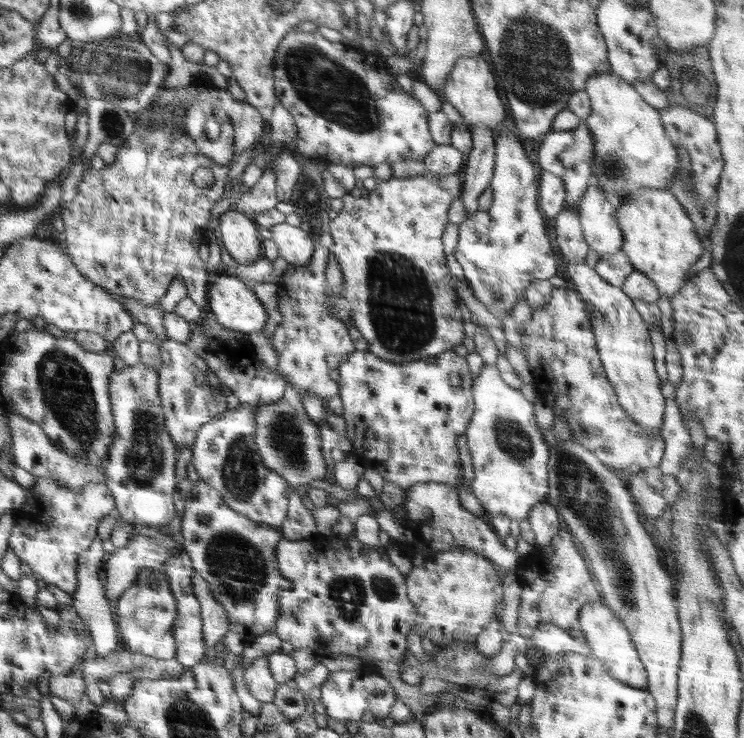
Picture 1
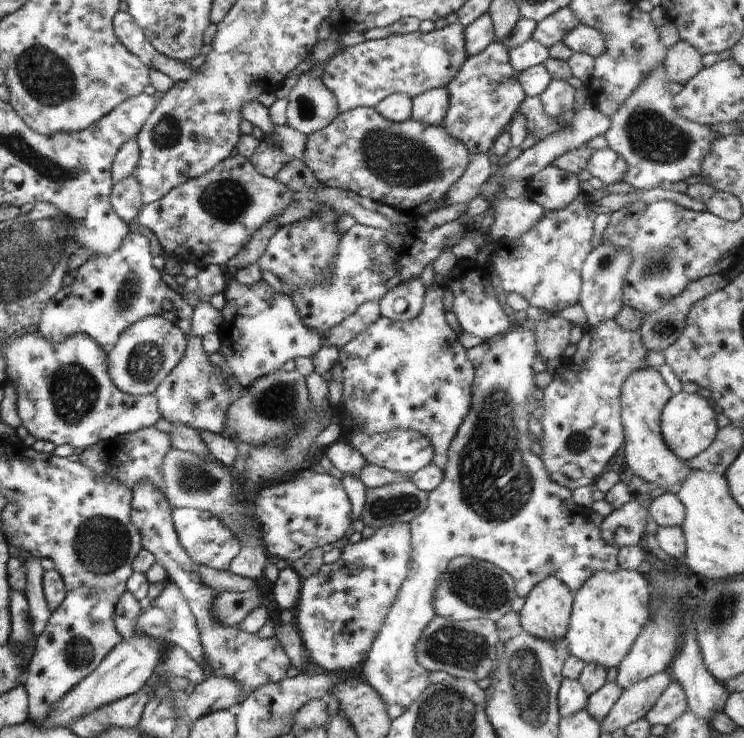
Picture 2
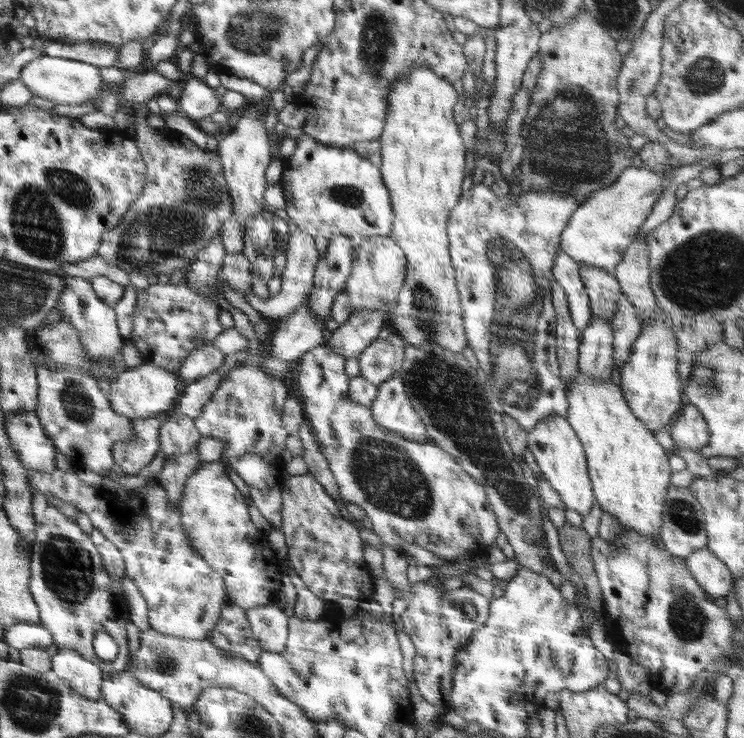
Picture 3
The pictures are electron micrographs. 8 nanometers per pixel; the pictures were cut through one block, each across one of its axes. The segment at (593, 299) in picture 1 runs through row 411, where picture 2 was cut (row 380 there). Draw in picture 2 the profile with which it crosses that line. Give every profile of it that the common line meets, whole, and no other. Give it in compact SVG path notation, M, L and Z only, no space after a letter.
M652 367L636 370L624 380L620 395L621 420L625 432L621 453L626 459L628 474L642 478L652 488L662 487L666 492L676 493L694 469L688 466L688 461L678 458L662 438L661 412L672 395L660 373Z

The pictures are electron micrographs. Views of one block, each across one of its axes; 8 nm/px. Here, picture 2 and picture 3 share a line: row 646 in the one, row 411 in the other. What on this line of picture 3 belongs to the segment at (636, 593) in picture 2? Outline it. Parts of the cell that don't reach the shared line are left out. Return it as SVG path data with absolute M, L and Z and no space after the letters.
M579 372L571 386L566 388L566 398L569 407L565 419L575 430L587 455L588 474L595 502L603 512L615 516L623 529L635 530L638 534L647 536L655 542L660 541L663 545L660 534L663 507L667 503L665 496L673 473L668 463L669 453L658 443L654 437L655 433L648 430L644 423L634 416L624 398L623 390L611 380L600 380Z

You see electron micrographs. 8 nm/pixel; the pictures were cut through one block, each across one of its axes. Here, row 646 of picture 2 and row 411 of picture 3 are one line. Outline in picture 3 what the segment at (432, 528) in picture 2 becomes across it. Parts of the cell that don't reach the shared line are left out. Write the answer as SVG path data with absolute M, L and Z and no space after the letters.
M399 374L385 379L377 386L376 398L369 409L374 420L385 430L397 433L406 440L426 442L425 424L410 404Z

